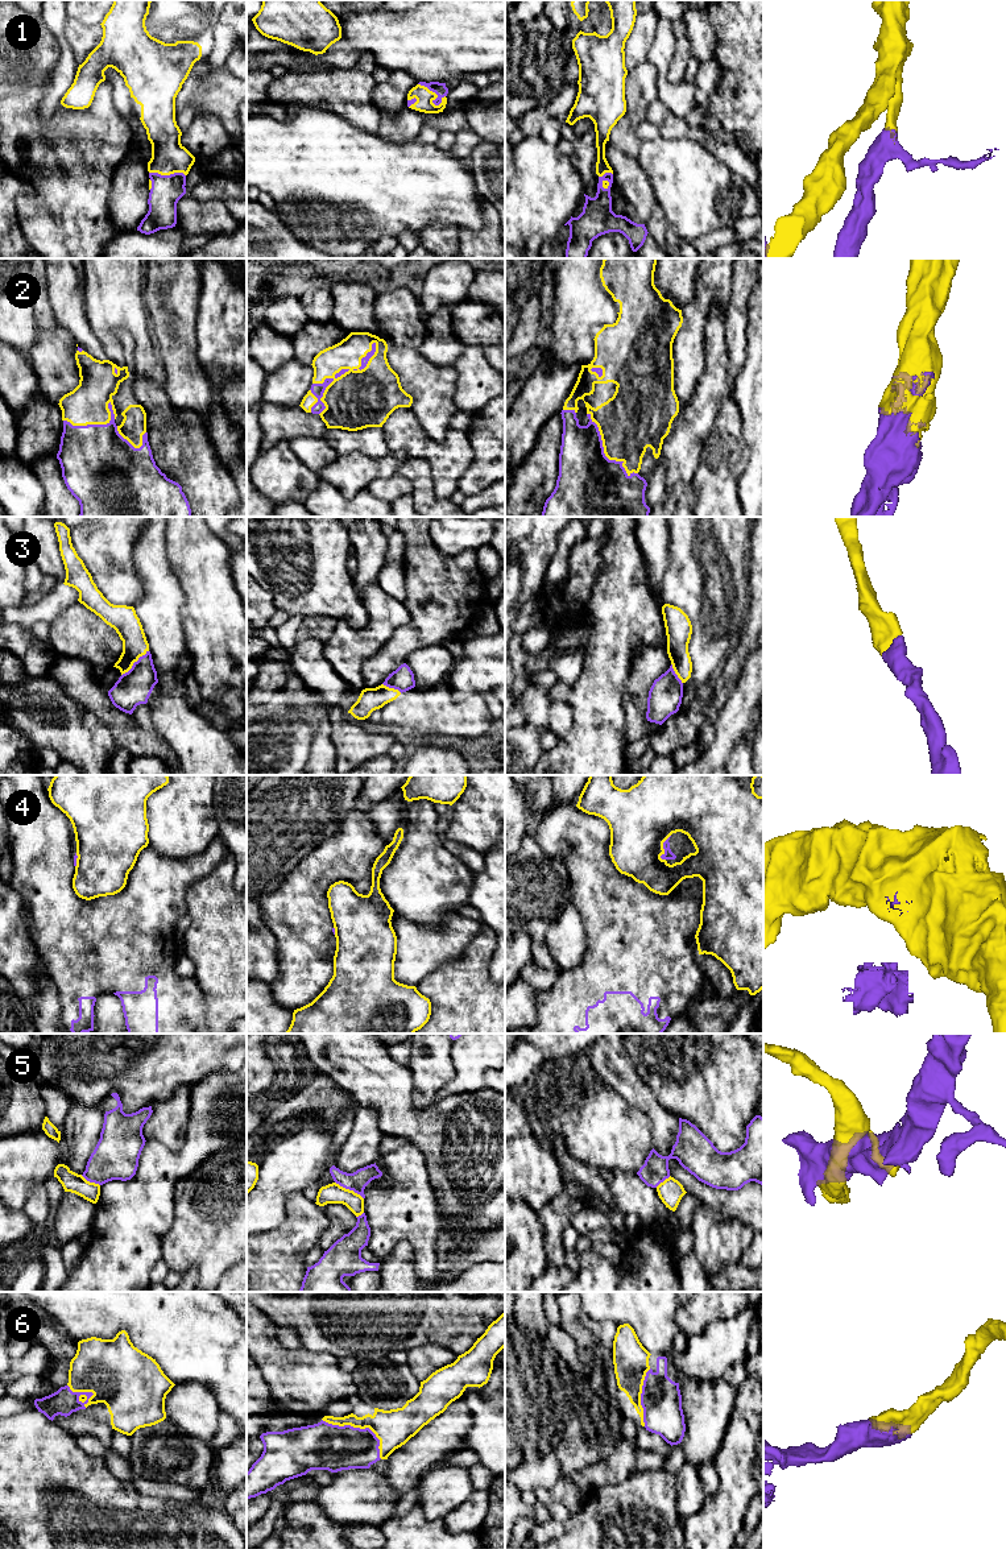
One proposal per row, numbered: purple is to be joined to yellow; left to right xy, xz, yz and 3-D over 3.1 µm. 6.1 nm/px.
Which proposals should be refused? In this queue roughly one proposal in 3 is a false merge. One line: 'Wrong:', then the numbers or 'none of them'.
Wrong: 4, 5

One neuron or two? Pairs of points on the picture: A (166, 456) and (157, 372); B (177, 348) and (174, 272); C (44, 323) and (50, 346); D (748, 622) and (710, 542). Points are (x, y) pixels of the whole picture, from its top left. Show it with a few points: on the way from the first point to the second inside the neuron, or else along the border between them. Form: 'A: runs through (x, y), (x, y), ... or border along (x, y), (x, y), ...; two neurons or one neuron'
A: border along (129, 373), (145, 373), (162, 384); two neurons
B: runs through (176, 330), (174, 290); one neuron
C: border along (56, 323), (52, 327), (38, 330); two neurons
D: border along (749, 582), (749, 600), (742, 612); two neurons

